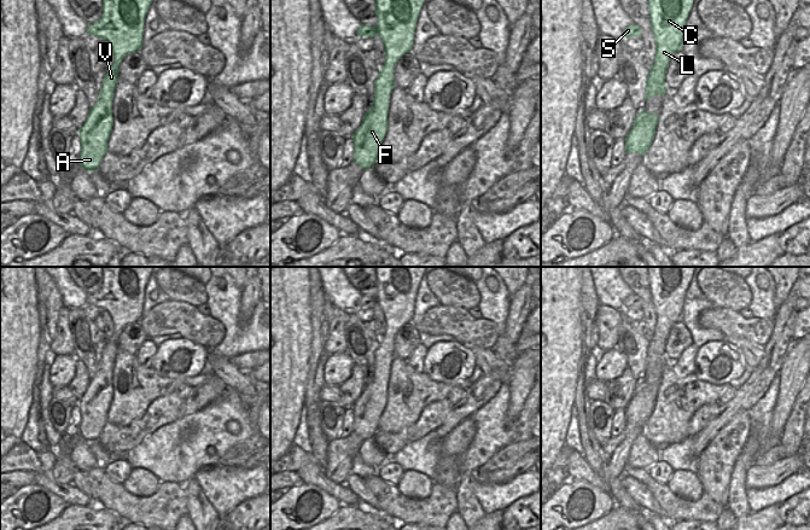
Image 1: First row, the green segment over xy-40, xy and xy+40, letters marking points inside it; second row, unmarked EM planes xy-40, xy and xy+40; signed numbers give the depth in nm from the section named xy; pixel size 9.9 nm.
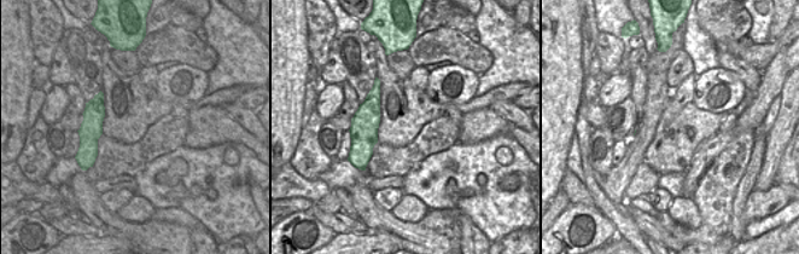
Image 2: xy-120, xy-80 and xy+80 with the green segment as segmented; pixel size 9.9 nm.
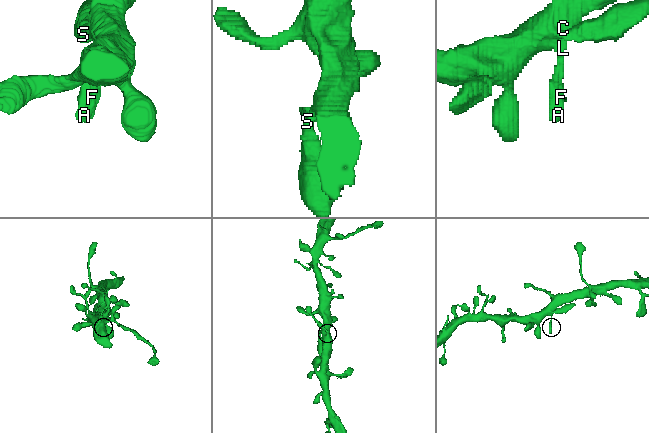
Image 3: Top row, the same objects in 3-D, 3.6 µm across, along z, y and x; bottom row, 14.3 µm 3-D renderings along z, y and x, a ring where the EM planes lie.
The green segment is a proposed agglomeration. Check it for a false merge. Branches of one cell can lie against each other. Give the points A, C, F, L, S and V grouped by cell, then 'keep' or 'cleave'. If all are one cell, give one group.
A C F L S V; keep

